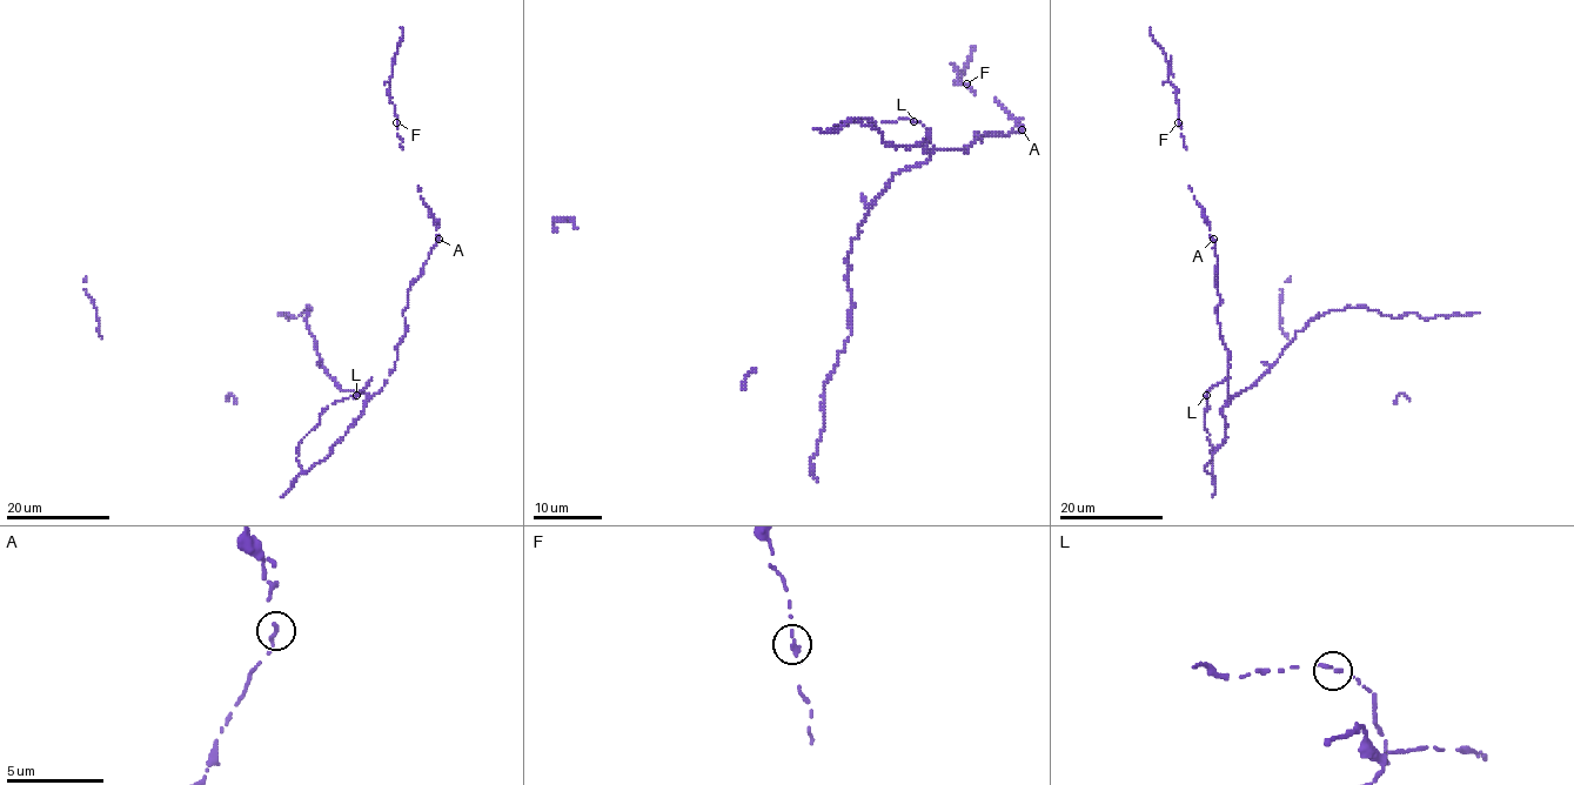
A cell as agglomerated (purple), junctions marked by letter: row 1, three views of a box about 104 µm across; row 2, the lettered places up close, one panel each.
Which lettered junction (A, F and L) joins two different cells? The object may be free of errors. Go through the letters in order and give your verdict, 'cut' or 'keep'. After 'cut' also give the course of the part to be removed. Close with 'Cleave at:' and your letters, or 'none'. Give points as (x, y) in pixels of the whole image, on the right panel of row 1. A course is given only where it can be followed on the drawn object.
A: keep
F: keep
L: keep
Cleave at: none

